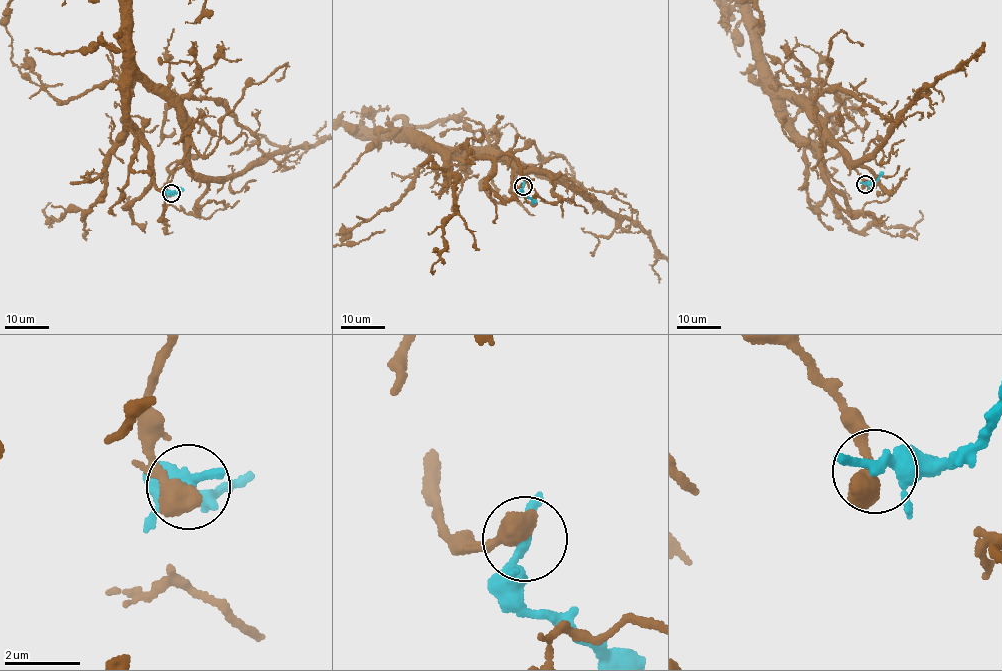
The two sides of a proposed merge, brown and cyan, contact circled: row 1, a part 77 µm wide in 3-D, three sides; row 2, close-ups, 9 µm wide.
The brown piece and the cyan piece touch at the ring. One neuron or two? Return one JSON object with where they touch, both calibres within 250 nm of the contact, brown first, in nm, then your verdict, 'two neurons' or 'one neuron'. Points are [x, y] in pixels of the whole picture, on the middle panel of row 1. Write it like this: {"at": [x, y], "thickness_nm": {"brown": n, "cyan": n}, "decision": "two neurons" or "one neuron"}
{"at": [523, 186], "thickness_nm": {"brown": 650, "cyan": 260}, "decision": "two neurons"}

